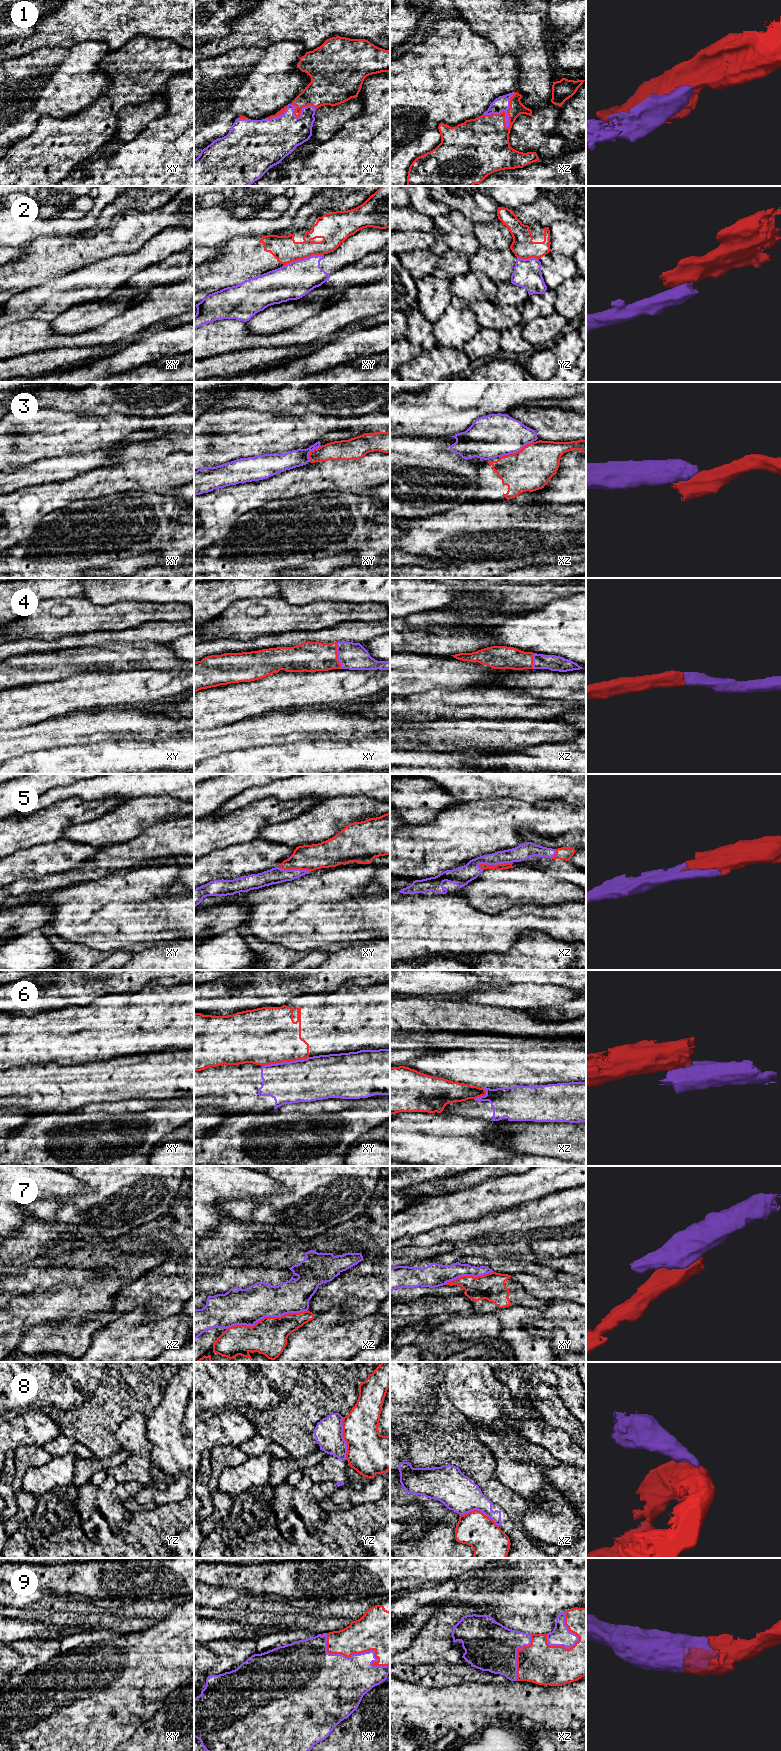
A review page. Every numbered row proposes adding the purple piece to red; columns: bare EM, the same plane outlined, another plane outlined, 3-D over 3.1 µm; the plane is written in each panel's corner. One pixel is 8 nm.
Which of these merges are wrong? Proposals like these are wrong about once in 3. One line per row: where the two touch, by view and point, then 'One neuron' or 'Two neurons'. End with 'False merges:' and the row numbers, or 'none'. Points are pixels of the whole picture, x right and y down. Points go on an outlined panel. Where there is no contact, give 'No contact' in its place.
1: Touches red at xz (504, 112). One neuron
2: Touches red at xy (303, 258). Two neurons
3: Touches red at xz (516, 452). Two neurons
4: Touches red at xy (337, 655). One neuron
5: Touches red at xz (494, 865). One neuron
6: Touches red at xy (285, 1061). Two neurons
7: Touches red at xz (266, 1317). Two neurons
8: Touches red at yz (343, 1437). Two neurons
9: Touches red at xy (358, 1653). One neuron
False merges: 2, 3, 6, 7, 8

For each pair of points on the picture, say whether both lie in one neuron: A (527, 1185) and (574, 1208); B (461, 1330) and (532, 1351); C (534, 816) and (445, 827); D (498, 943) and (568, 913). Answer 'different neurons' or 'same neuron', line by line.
A: different neurons
B: same neuron
C: same neuron
D: same neuron

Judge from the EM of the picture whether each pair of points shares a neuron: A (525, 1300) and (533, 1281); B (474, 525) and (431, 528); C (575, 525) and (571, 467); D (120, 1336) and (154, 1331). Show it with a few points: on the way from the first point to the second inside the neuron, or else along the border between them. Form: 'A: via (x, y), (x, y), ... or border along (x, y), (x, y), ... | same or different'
A: border along (510, 1278), (517, 1281), (539, 1300) | different
B: via (463, 525), (442, 525) | same
C: border along (551, 508), (561, 514), (575, 514) | different
D: via (128, 1336), (146, 1336) | same

